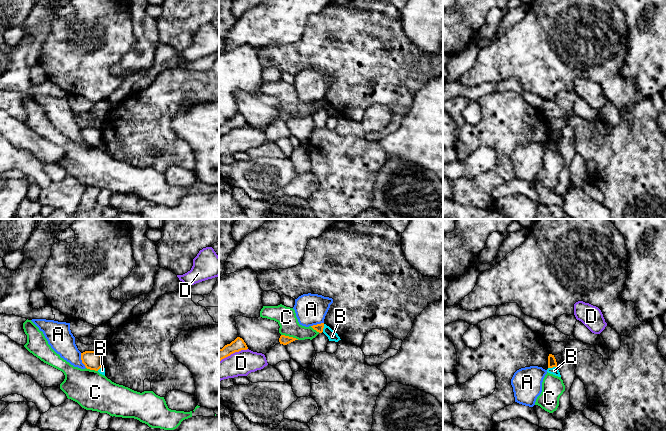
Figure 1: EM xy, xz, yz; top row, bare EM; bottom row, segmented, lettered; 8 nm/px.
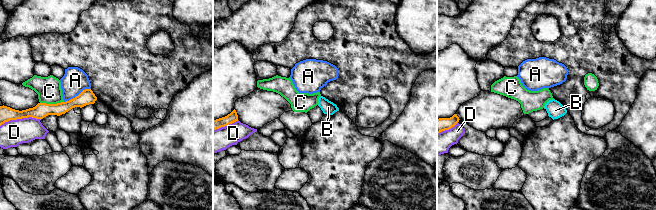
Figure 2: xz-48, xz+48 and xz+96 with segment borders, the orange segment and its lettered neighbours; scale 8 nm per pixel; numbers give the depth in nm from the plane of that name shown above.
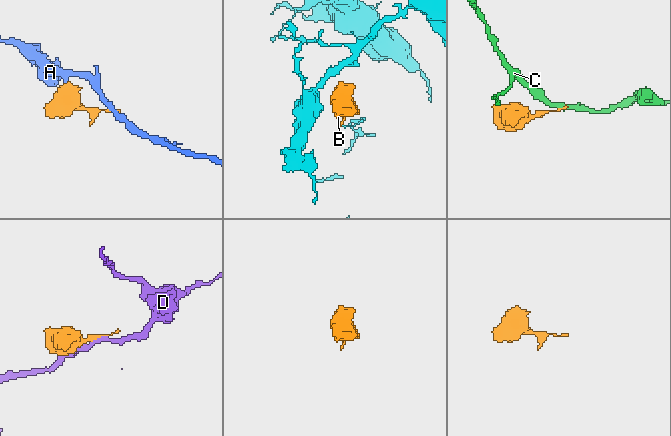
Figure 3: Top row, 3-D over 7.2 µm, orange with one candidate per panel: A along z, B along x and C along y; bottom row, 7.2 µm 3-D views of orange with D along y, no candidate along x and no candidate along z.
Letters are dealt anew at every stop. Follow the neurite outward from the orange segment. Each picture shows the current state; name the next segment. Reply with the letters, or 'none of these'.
none of these

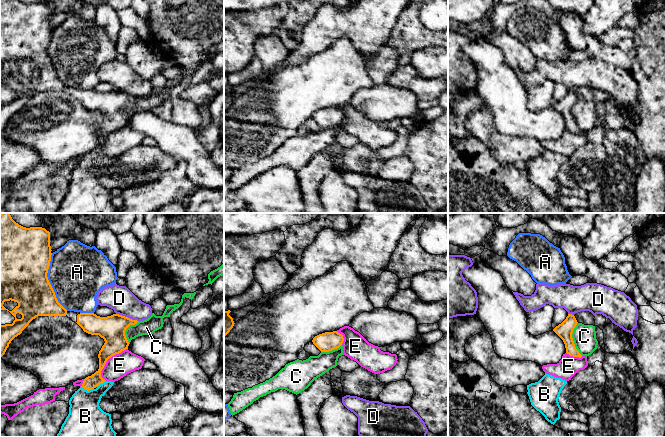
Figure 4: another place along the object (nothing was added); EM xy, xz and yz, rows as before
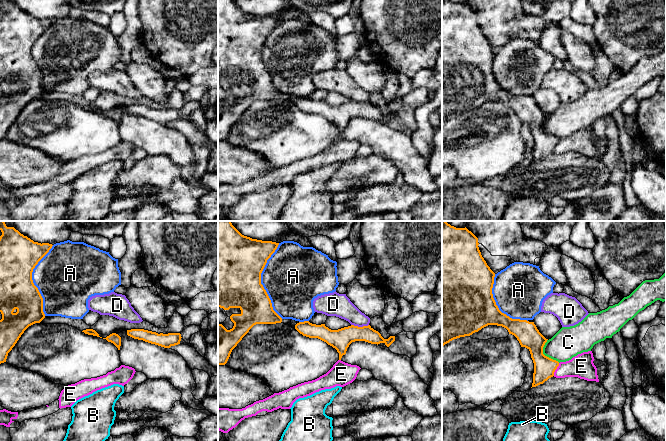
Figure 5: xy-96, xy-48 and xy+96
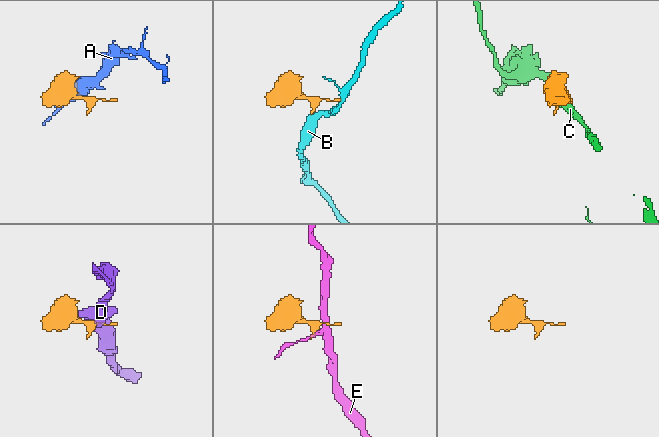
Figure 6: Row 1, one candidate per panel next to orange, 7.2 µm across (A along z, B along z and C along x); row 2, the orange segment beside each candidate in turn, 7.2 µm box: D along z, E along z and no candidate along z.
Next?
B

